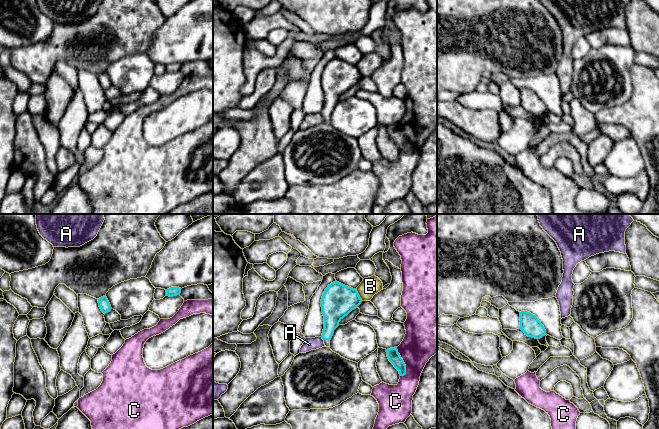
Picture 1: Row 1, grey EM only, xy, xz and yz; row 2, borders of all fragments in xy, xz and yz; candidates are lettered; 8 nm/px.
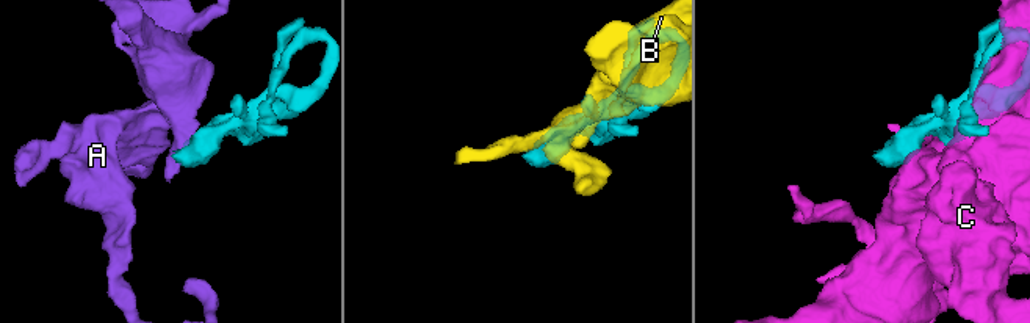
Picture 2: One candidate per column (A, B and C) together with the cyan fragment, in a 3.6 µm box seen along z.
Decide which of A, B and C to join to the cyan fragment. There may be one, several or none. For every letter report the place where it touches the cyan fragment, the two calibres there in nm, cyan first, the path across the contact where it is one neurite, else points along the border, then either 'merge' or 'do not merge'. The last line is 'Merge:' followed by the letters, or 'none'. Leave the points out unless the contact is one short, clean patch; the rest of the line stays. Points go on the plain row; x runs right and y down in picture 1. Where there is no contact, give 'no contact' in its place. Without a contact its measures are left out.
A: meets cyan in xz at (322, 114); 190 nm thick on the cyan side, 100 nm on the other; border along xz (321, 112), (323, 116); do not merge
B: meets cyan in xz at (358, 71); 260 nm thick on the cyan side, 150 nm on the other; do not merge
C: meets cyan in xz at (403, 138); 100 nm thick on the cyan side, 300 nm on the other; do not merge
Merge: none

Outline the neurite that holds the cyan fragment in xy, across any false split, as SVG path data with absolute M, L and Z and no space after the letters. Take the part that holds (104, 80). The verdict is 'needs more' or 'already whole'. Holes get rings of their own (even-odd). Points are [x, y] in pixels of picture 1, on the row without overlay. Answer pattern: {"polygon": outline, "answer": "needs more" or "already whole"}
{"polygon": "M103 72L103 73L99 74L98 79L99 79L99 83L100 83L101 87L104 90L111 87L112 84L111 84L111 81L110 81L106 72Z", "answer": "already whole"}

